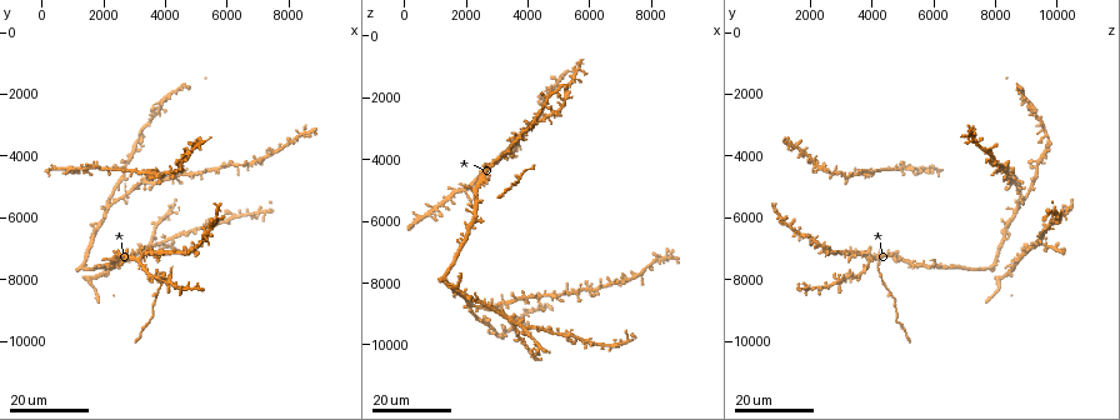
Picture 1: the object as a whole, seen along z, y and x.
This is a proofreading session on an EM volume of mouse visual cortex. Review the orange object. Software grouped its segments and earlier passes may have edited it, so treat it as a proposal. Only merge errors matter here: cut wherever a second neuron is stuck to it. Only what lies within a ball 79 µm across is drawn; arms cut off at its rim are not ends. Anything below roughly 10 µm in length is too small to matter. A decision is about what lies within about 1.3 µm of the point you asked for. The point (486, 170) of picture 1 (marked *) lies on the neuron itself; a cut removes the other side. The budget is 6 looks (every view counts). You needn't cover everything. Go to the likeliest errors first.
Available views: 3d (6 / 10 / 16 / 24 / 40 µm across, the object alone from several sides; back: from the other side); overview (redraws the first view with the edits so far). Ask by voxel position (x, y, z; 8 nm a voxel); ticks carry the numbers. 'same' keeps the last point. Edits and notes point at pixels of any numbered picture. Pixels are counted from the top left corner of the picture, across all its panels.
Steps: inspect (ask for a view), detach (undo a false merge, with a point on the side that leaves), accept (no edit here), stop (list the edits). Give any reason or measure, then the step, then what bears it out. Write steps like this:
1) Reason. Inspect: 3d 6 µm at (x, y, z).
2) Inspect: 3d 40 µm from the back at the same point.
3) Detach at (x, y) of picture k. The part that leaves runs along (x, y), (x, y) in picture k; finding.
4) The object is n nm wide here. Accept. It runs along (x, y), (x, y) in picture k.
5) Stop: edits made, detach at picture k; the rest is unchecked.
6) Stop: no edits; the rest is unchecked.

Inspect: 3d 24 µm at (3400, 7800, 3800).

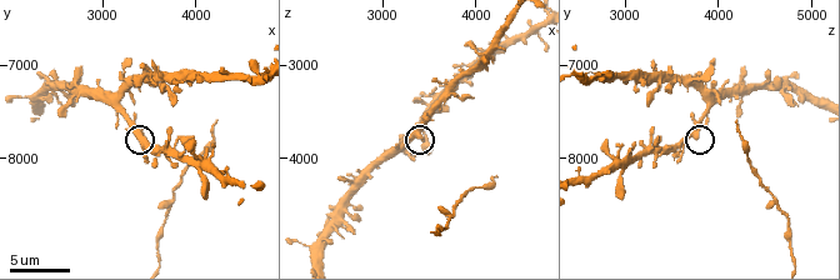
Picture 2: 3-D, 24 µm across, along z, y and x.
Inspect: 3d 10 µm at (3400, 7750, 3800).

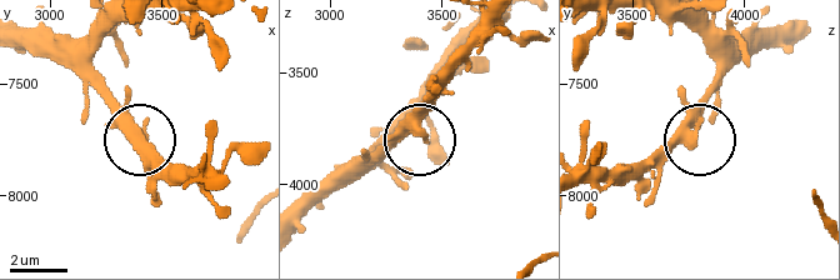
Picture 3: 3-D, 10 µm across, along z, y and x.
The object is 380 nm wide here. Accept. It runs along (24, 31), (136, 134), (153, 178) in picture 3; all the same neuron.

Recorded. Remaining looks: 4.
Narrows sharply. Inspect: 3d 10 µm at (3950, 8050, 4350).

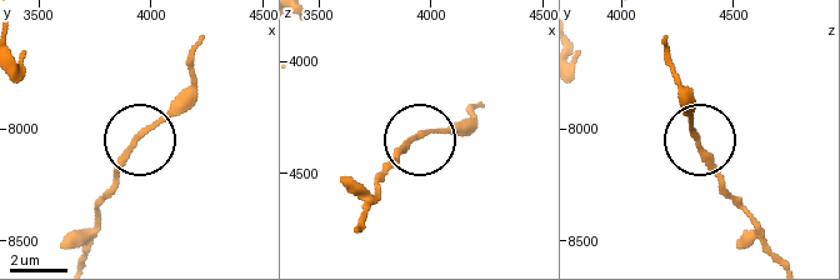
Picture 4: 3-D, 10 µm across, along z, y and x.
Inspect: 3d 6 µm at (3960, 8040, 4320).

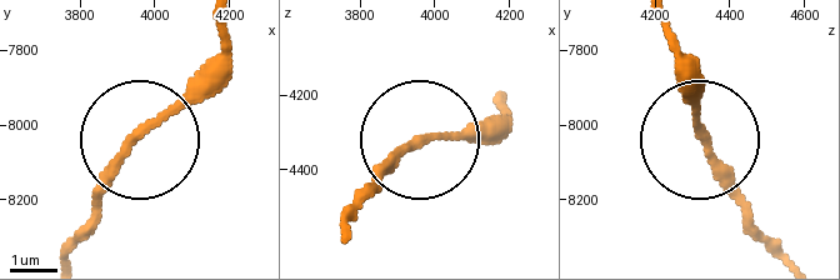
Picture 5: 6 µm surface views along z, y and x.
Accept. All the same neuron.

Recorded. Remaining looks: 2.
Inspect: 3d 16 µm at (3500, 6800, 9300).

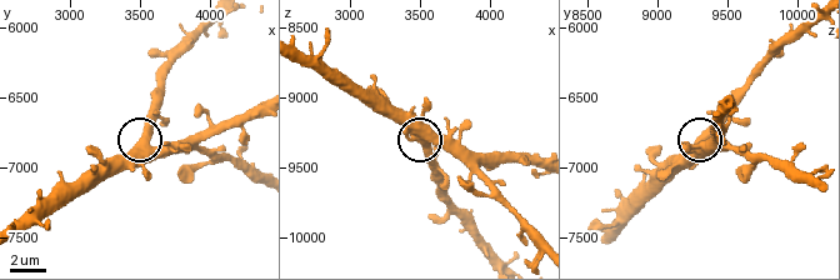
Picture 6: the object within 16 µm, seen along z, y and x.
Inspect: 3d 10 µm at (3520, 6780, 9340).

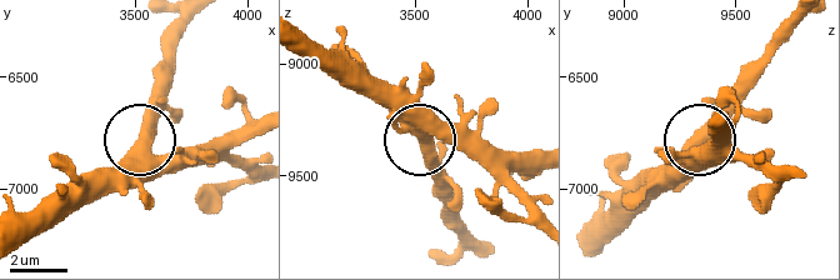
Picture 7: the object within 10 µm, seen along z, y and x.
The side arm is 17 µm long. Accept. It runs along (25, 241), (61, 218), (133, 146), (155, 76) in picture 7; continuous, no second neuron.

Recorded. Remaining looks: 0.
Stop: no edits; the rest is unchecked.

